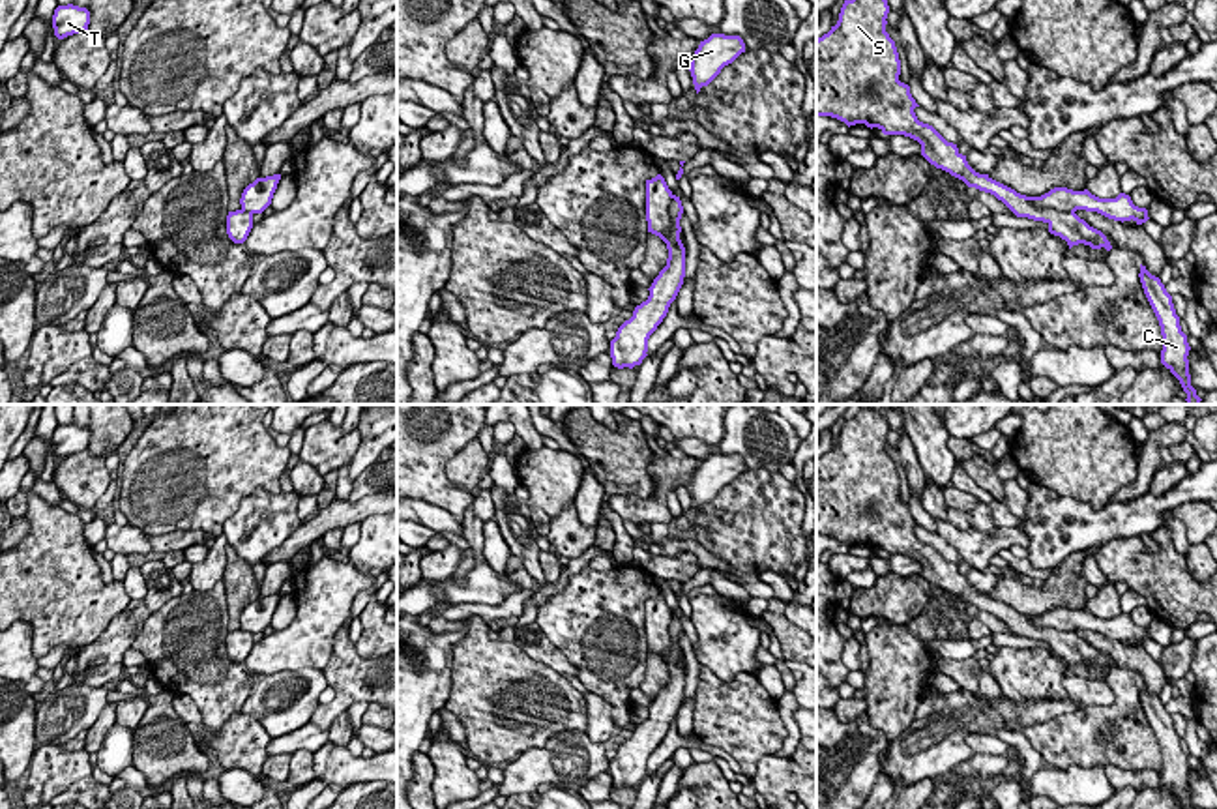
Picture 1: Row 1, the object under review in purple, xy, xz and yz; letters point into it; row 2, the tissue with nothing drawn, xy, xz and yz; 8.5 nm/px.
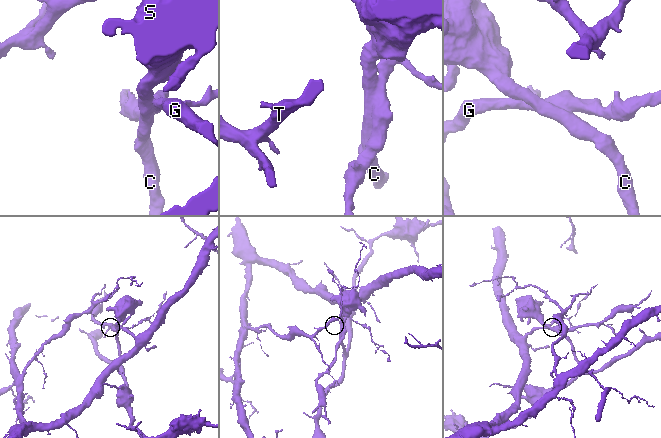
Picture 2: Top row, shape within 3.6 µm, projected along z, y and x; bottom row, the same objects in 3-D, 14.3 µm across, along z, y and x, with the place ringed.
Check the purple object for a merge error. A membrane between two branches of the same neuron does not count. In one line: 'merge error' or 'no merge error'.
no merge error

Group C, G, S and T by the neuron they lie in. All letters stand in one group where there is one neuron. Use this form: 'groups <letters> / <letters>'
groups C G S T

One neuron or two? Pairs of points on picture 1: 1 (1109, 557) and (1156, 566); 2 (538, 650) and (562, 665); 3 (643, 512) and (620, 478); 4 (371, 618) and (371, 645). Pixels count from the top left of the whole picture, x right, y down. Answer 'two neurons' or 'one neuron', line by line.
1: one neuron
2: one neuron
3: two neurons
4: one neuron

